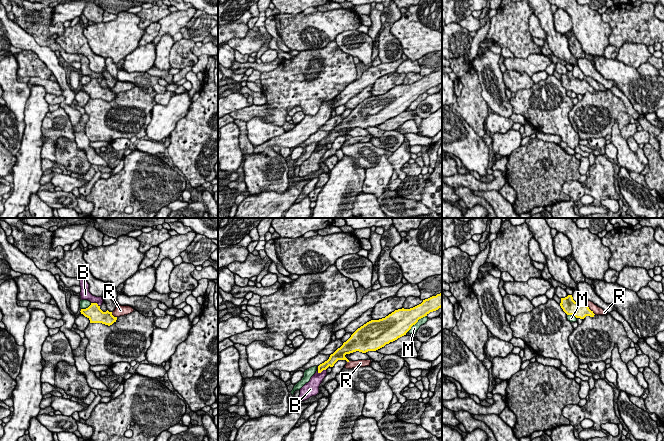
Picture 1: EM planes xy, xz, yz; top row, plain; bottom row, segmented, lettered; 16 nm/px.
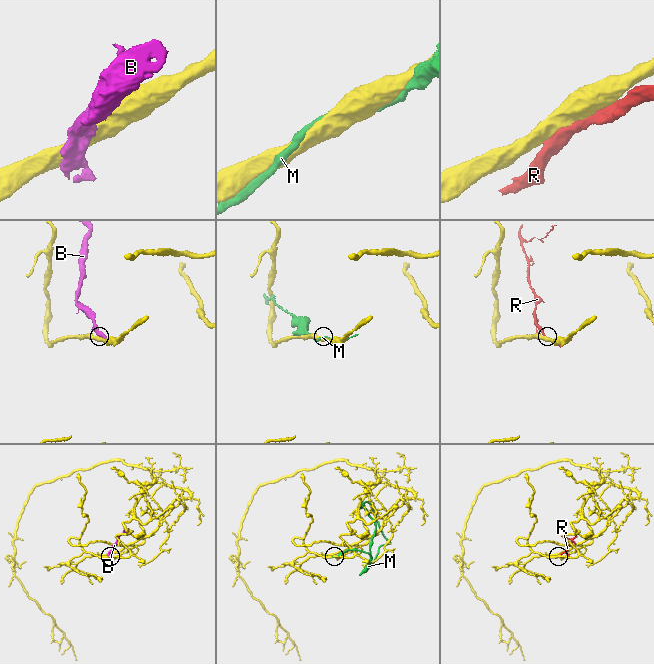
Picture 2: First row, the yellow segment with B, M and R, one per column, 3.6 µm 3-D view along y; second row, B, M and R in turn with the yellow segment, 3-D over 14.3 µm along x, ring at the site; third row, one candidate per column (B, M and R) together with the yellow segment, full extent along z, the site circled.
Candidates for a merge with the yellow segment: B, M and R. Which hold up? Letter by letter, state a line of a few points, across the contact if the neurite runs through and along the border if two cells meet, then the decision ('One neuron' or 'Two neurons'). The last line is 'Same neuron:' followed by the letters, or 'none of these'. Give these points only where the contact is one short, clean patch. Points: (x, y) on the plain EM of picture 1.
B: Two neurons
M: Two neurons
R: Two neurons
Same neuron: none of these

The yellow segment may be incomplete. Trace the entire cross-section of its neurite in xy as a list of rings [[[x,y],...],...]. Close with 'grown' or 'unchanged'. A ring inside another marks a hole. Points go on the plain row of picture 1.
[[[91,79],[88,84],[81,85],[80,88],[90,96],[90,99],[102,99],[110,102],[117,96],[117,93],[114,93],[112,88],[108,86],[103,88],[97,79]]]; unchanged

